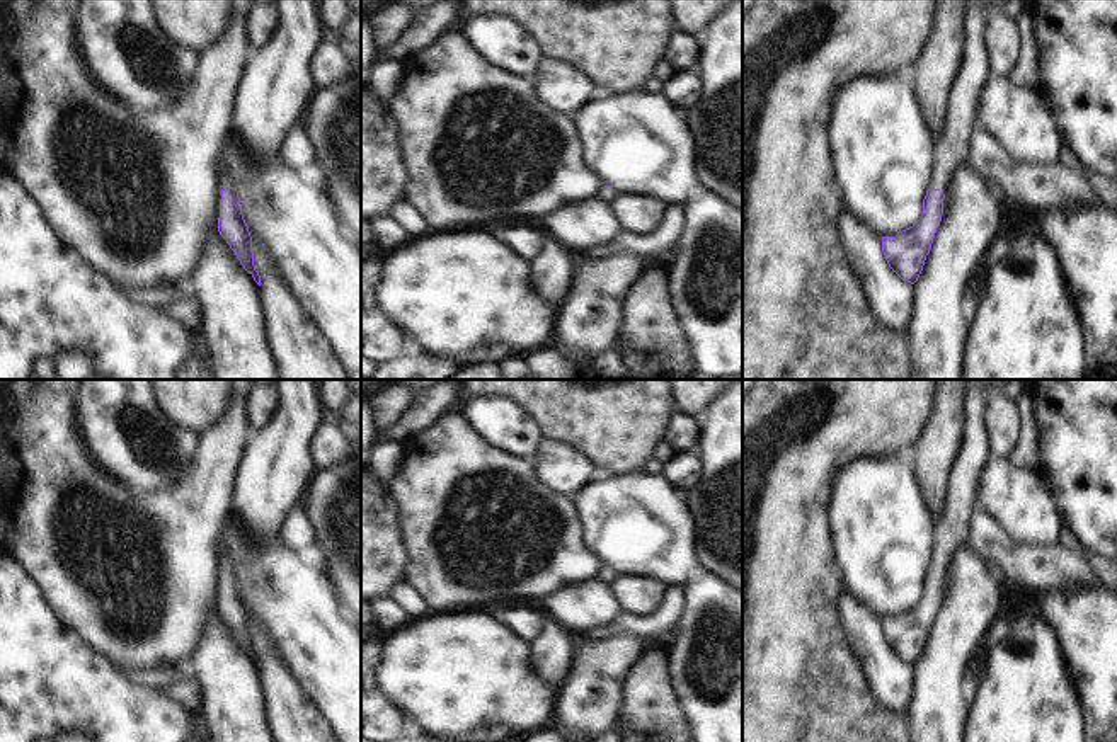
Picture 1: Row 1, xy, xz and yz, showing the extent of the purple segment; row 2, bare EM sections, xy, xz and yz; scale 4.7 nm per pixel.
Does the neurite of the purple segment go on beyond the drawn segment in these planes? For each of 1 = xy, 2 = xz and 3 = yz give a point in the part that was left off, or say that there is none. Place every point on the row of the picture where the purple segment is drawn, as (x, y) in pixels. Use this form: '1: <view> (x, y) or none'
1: xy (227, 181)
2: none
3: yz (952, 148)

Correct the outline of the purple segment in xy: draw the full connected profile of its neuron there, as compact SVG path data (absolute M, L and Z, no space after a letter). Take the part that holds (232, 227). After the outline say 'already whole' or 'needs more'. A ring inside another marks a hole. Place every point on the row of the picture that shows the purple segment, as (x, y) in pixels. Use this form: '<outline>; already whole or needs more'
M223 172L221 184L218 231L235 252L243 269L261 286L261 276L254 265L252 237L243 220L240 197L233 187L232 175Z; needs more

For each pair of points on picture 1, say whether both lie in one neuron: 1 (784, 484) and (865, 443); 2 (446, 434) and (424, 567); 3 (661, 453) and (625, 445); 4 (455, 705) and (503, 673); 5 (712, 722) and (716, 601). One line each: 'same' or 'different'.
1: same
2: same
3: different
4: same
5: same

